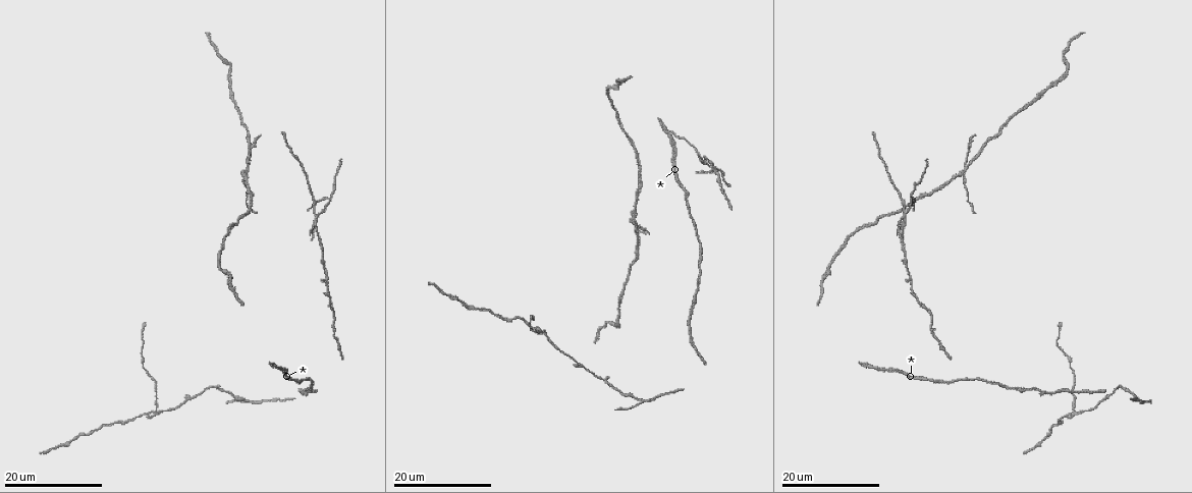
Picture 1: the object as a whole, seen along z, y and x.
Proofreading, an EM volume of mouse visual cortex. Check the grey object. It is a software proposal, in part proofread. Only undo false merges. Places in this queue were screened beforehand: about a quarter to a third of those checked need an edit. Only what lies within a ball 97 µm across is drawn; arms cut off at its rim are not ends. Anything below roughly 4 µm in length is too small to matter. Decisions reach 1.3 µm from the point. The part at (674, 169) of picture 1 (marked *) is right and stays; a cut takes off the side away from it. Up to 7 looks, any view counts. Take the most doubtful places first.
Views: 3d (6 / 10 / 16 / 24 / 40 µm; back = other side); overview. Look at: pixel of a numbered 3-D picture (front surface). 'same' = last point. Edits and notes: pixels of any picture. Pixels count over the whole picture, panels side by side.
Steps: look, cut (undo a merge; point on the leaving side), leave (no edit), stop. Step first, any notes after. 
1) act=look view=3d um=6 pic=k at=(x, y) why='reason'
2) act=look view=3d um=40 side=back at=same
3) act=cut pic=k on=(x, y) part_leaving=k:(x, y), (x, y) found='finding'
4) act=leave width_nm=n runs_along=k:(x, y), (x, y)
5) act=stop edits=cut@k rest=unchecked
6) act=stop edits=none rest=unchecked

act=look view=3d um=16 pic=1 at=(545, 333) why='four arms meet'

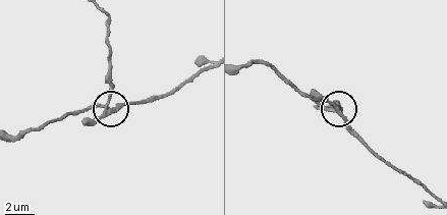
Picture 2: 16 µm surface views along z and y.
act=look view=3d um=6 pic=2 at=(104, 105)

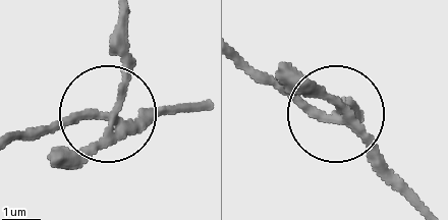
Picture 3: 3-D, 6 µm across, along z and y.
act=cut pic=3 on=(125, 64) arms=4 part_leaving=3:(113, 112), (122, 18) found='a second neuron is stuck on'

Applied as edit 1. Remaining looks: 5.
act=look view=overview

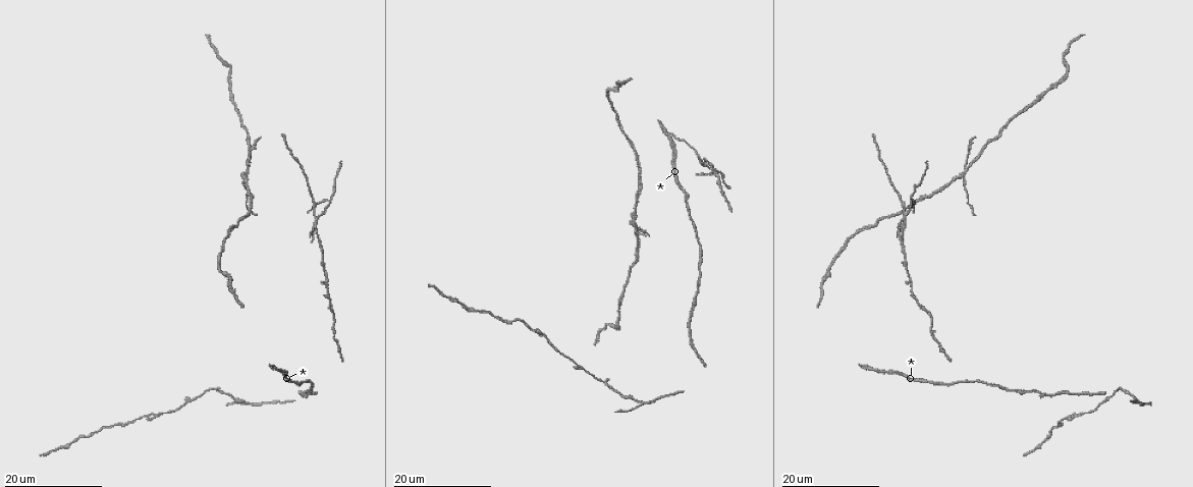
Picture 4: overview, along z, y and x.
act=look view=3d um=16 pic=4 at=(960, 177) why='two arms at a narrow angle'

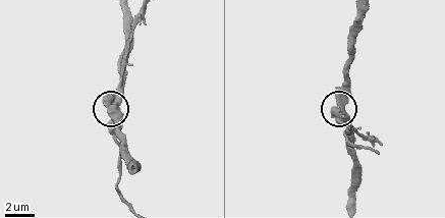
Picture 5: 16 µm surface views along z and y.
act=look view=3d um=10 pic=5 at=(341, 115)

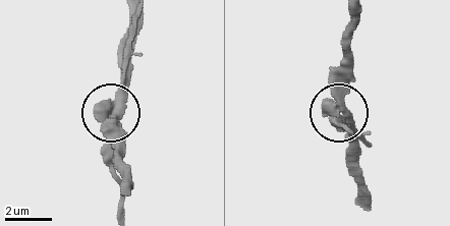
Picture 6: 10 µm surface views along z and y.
act=cut pic=6 on=(340, 122) arms=5 found='two neurons meet here'

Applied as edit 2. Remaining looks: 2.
act=look view=3d um=24 pic=4 at=(904, 217) why='four or more arms meet'

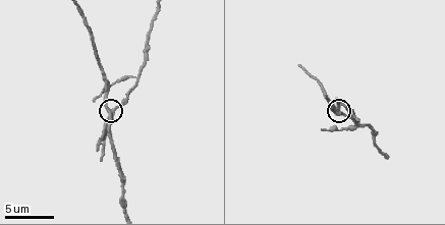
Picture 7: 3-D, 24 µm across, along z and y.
act=look view=3d um=6 pic=7 at=(108, 109)

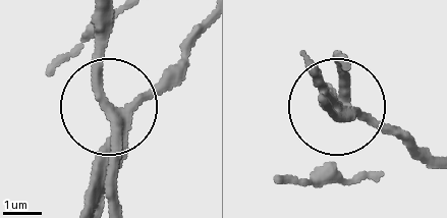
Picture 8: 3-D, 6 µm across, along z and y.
act=cut pic=8 on=(160, 89) arms=4 part_leaving=8:(117, 116), (172, 67), (202, 18) found='a second neuron is stuck on'

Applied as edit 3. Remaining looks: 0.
act=stop edits=cut@3,cut@6,cut@8 rest=unchecked

